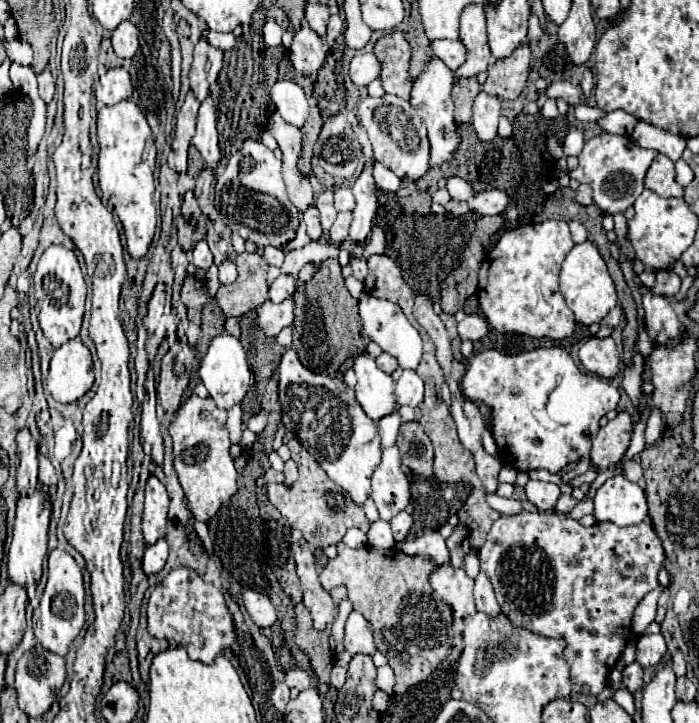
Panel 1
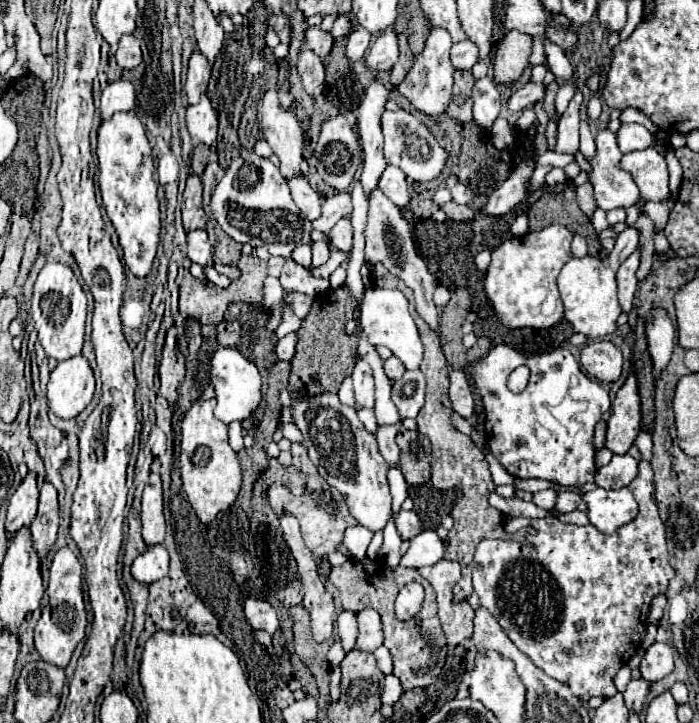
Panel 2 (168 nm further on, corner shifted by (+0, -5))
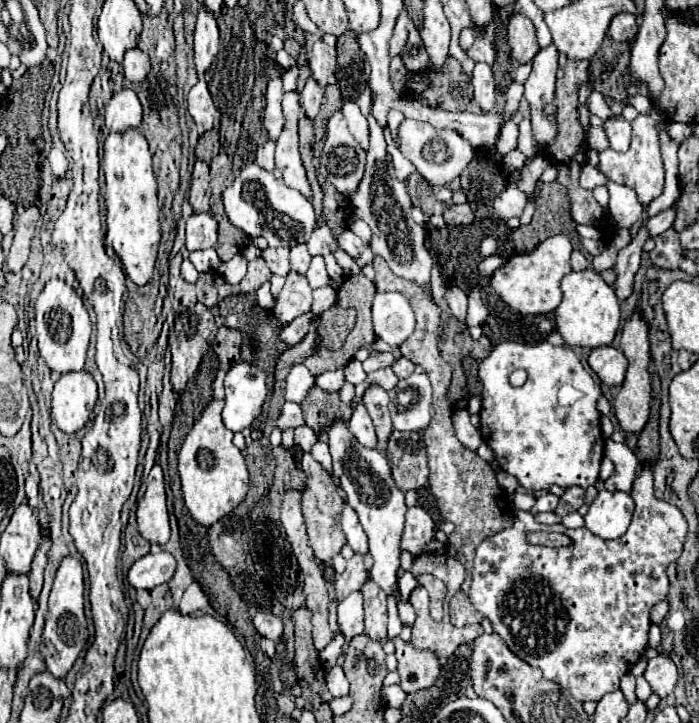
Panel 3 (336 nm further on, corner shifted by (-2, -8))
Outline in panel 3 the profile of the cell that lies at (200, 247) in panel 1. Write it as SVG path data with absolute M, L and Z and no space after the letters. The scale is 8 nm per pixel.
M191 214L187 220L187 250L213 248L217 242L217 218L207 214Z

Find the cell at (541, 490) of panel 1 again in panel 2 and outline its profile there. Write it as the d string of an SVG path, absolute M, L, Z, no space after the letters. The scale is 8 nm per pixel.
M551 487L551 489L545 489L545 491L537 491L537 493L533 493L531 501L541 509L551 511L555 507L555 501L557 501L557 489Z

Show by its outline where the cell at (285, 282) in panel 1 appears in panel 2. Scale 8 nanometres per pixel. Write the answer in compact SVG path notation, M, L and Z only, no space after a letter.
M287 259L285 261L285 267L279 275L279 281L281 281L281 287L287 291L287 293L293 293L293 291L301 291L301 293L307 293L311 297L317 297L325 291L329 291L331 283L327 279L315 279L309 275L309 271L301 265L297 265L293 259Z

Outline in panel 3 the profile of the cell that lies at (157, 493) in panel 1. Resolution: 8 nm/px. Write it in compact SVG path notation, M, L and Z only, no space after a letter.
M159 464L151 468L147 476L147 490L137 504L137 530L145 540L159 546L163 546L171 536L165 500L165 482Z

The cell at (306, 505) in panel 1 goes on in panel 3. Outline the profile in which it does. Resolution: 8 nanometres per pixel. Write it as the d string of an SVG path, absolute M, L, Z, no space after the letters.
M305 452L299 458L299 464L301 464L301 470L307 474L307 486L305 486L305 492L303 492L301 506L303 506L303 516L305 516L305 524L307 524L309 546L313 548L317 560L321 560L323 564L331 564L333 556L337 556L341 552L343 544L347 542L345 534L343 534L343 530L339 526L339 516L341 516L343 500L335 492L335 484L331 480L329 472L309 452Z

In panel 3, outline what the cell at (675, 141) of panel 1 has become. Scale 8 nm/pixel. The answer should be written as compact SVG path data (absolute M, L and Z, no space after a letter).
M621 114L611 116L603 122L603 130L611 142L611 148L617 152L627 152L631 144L631 122L627 122Z

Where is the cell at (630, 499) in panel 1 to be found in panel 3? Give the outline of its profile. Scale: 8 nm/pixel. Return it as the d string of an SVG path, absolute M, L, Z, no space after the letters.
M601 490L585 518L585 528L603 540L619 538L627 532L633 516L633 498L627 492Z

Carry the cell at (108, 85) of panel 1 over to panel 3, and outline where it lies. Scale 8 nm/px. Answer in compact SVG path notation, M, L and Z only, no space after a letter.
M121 90L105 106L105 126L111 132L125 132L141 124L141 102L133 90Z

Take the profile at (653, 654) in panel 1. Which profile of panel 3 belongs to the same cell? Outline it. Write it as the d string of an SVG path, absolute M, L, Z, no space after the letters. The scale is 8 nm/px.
M659 654L659 656L651 658L647 662L647 670L645 670L643 676L645 676L645 680L649 682L649 686L653 688L653 692L659 698L665 698L675 690L677 668L675 668L673 660L665 654Z

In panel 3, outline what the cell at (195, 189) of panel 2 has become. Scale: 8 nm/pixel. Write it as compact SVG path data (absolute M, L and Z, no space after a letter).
M203 160L195 162L193 168L193 178L191 178L191 192L189 192L189 204L197 214L209 210L209 164Z

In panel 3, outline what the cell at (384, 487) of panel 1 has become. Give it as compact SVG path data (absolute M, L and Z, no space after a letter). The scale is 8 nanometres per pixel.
M379 384L367 386L367 390L363 394L363 404L365 404L365 408L367 408L367 412L369 412L371 420L373 420L379 442L385 444L391 430L393 430L391 416L389 416L389 410L387 410L387 404L389 404L387 392Z

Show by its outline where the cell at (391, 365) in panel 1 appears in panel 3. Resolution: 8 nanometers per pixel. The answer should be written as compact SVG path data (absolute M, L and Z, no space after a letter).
M399 358L391 368L393 368L393 372L395 372L399 378L407 378L407 376L413 374L415 364L413 364L411 360L407 360L407 358Z

